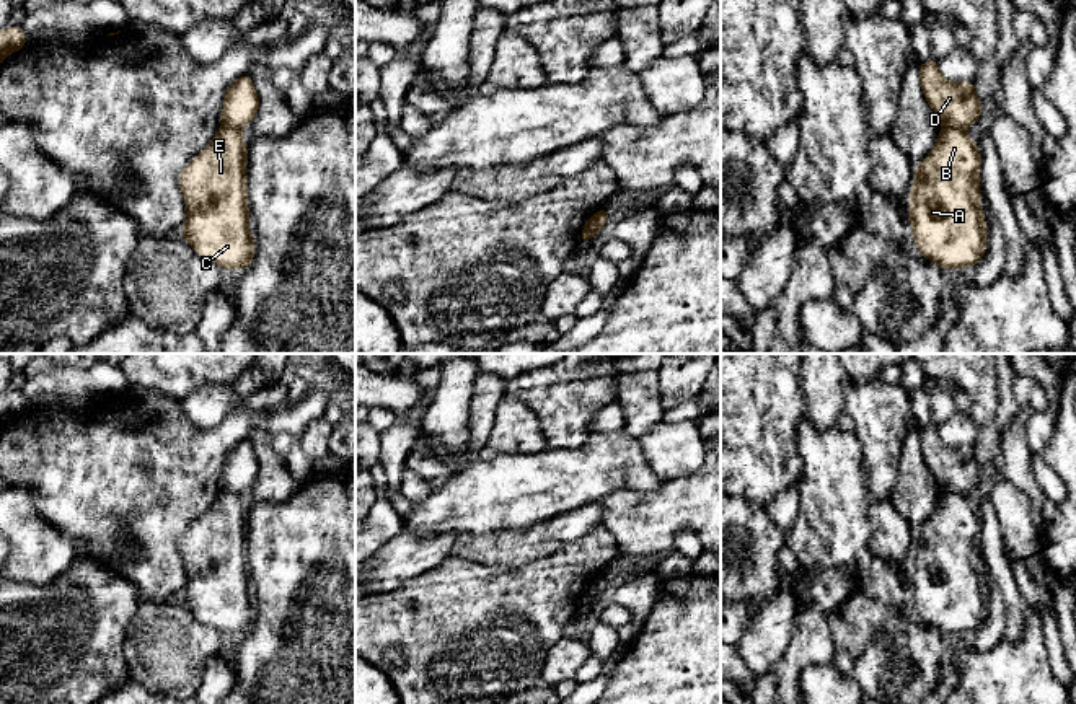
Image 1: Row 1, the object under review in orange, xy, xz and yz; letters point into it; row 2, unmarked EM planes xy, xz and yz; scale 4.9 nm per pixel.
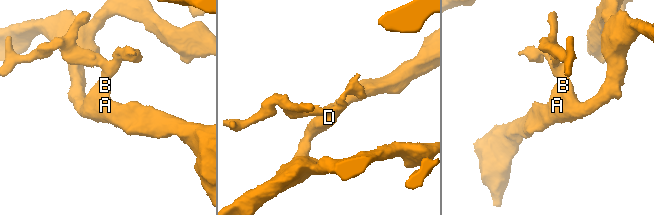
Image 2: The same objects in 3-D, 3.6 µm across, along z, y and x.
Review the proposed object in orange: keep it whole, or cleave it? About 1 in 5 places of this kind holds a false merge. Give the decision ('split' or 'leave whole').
split

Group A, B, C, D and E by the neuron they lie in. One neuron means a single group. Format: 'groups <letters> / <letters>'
groups A B C E / D

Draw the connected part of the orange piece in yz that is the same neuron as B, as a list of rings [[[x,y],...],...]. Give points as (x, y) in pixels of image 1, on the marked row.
[[[947,125],[915,168],[906,223],[916,251],[944,271],[975,267],[986,253],[980,166],[977,142]]]

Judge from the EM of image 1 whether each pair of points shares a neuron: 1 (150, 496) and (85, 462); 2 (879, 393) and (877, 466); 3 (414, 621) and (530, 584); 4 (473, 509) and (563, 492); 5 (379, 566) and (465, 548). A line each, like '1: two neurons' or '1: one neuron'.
1: one neuron
2: one neuron
3: one neuron
4: one neuron
5: two neurons

